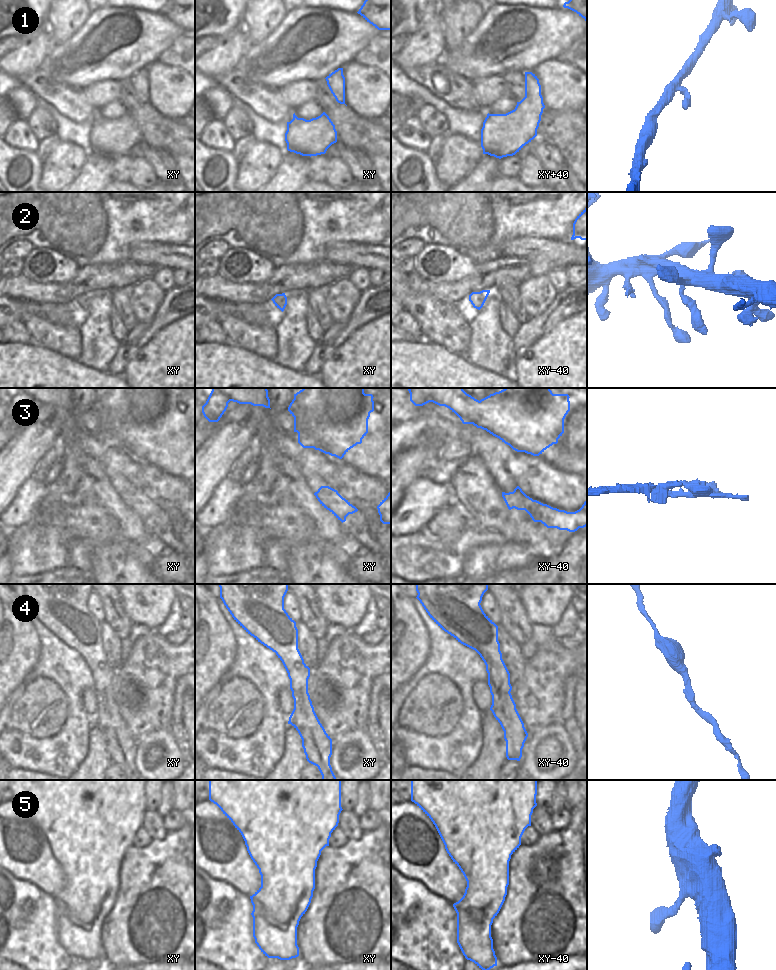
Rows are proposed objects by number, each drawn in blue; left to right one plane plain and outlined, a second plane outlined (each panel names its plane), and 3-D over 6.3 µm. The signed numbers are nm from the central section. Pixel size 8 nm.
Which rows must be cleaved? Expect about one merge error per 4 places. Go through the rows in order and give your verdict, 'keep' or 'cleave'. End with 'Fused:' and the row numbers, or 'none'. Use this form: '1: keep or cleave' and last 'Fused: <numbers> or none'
1: keep
2: keep
3: cleave
4: keep
5: keep
Fused: 3

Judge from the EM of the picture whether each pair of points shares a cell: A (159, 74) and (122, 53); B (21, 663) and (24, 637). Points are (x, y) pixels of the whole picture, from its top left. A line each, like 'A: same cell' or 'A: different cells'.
A: different cells
B: same cell

